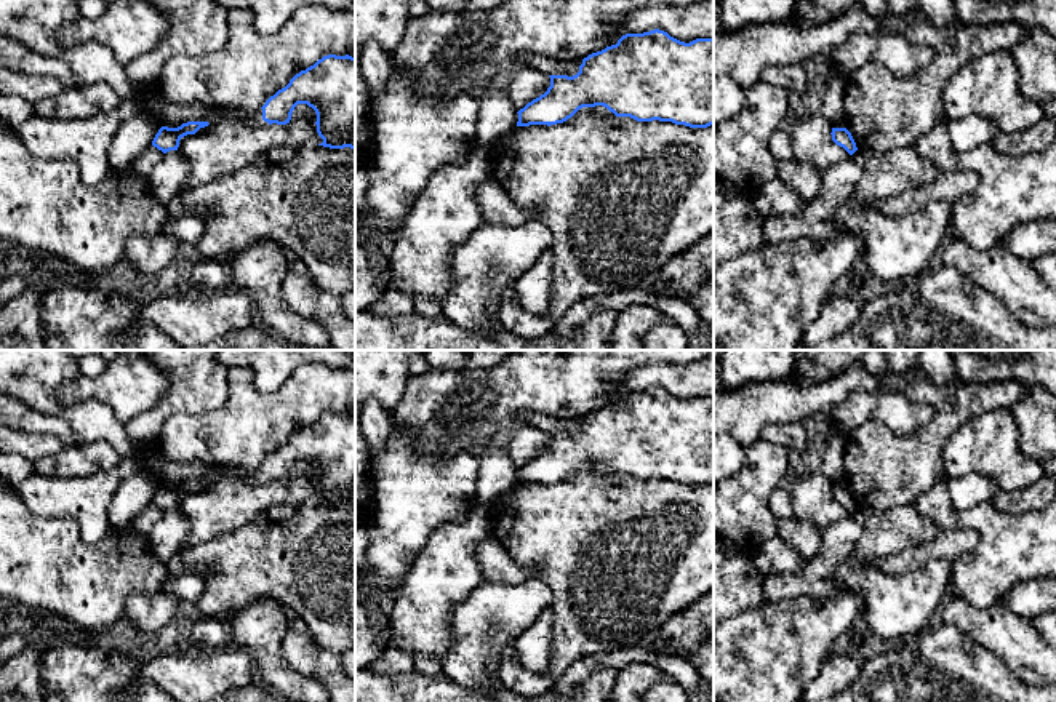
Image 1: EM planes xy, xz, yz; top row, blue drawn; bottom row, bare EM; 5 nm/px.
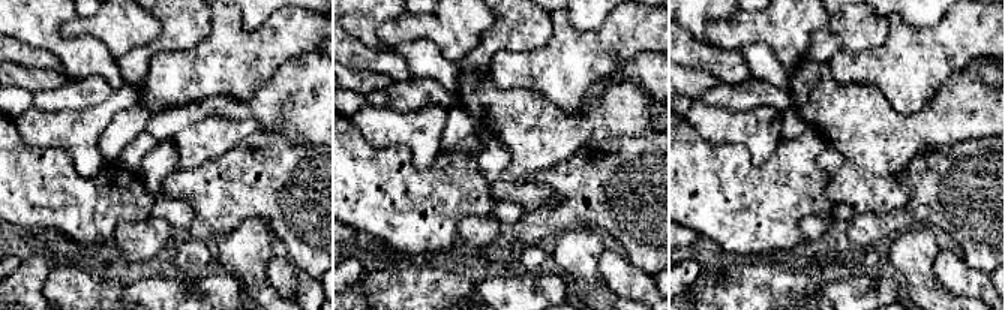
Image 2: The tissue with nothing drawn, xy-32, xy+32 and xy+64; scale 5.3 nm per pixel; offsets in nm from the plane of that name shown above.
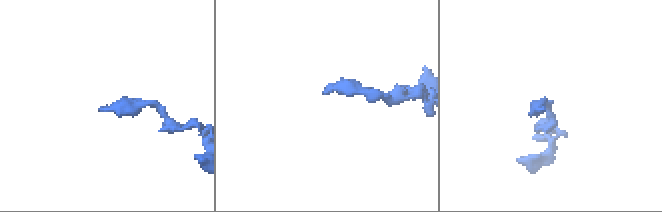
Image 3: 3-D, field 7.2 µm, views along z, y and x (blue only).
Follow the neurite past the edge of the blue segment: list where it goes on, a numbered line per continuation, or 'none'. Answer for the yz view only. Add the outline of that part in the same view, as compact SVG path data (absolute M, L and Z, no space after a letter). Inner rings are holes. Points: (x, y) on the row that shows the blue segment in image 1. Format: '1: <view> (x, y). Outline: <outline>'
none

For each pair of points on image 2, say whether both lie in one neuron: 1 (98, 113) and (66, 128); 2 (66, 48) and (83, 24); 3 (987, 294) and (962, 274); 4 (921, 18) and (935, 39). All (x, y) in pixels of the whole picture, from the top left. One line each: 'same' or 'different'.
1: same
2: different
3: same
4: different

